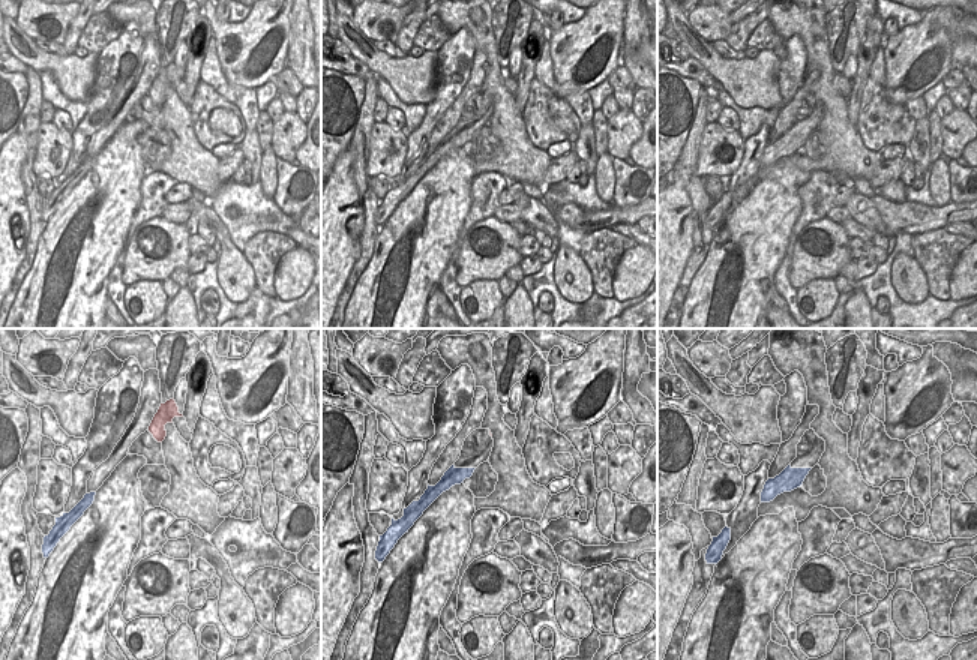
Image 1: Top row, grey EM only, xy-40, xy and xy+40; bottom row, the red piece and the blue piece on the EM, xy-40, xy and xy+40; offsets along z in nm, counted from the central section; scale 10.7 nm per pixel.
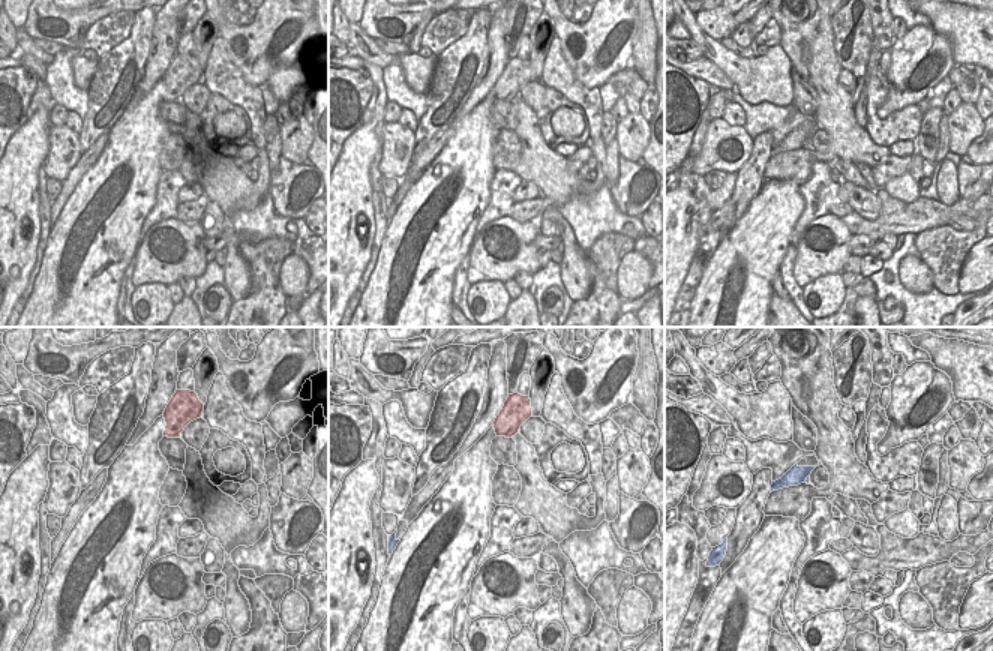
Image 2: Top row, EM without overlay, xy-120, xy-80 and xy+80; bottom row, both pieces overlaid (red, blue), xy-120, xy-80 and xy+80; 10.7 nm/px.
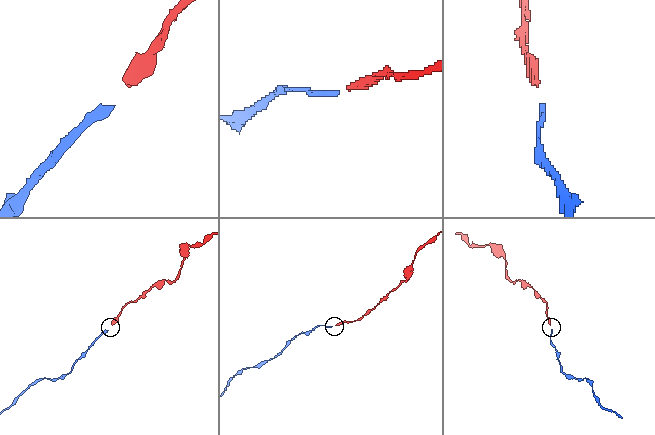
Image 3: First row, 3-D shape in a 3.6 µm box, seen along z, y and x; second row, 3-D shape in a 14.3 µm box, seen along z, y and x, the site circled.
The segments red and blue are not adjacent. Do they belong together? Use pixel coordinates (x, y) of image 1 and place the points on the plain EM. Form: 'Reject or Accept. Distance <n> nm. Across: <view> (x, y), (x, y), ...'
Accept. Distance 850 nm. Across: xy-40 (153, 101), (95, 156)

